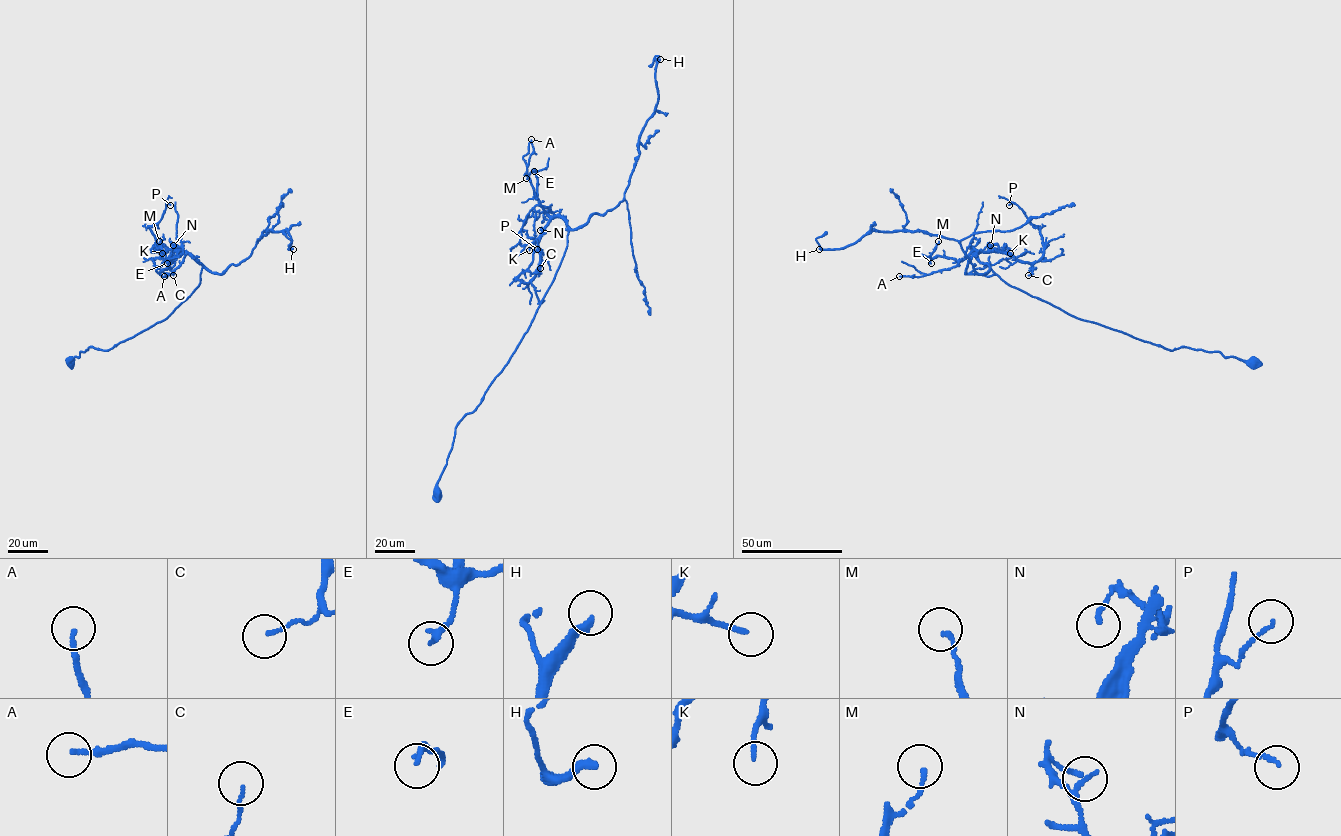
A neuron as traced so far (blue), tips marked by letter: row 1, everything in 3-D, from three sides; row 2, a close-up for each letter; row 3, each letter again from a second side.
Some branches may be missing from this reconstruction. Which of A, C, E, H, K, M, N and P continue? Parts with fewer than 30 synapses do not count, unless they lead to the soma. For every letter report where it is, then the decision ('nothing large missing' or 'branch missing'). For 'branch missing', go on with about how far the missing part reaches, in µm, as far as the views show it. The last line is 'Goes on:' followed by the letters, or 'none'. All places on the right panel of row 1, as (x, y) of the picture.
A: (899, 276) | nothing large missing
C: (1028, 275) | nothing large missing
E: (931, 263) | nothing large missing
H: (819, 249) | branch missing | 120 µm
K: (1010, 253) | nothing large missing
M: (938, 241) | nothing large missing
N: (990, 245) | nothing large missing
P: (1009, 205) | nothing large missing
Goes on: H

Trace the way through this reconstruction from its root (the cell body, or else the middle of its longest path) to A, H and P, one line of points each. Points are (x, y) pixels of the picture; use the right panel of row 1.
A: (1253, 364), (1217, 351), (1169, 350), (1080, 319), (1008, 285), (978, 259), (975, 250), (951, 268), (899, 276)
H: (1253, 364), (1169, 350), (1080, 319), (990, 267), (978, 274), (957, 240), (928, 232), (872, 230), (819, 249)
P: (1253, 364), (1217, 351), (1169, 350), (1008, 285), (977, 252), (1028, 262), (1043, 254), (1040, 228), (1009, 205)

